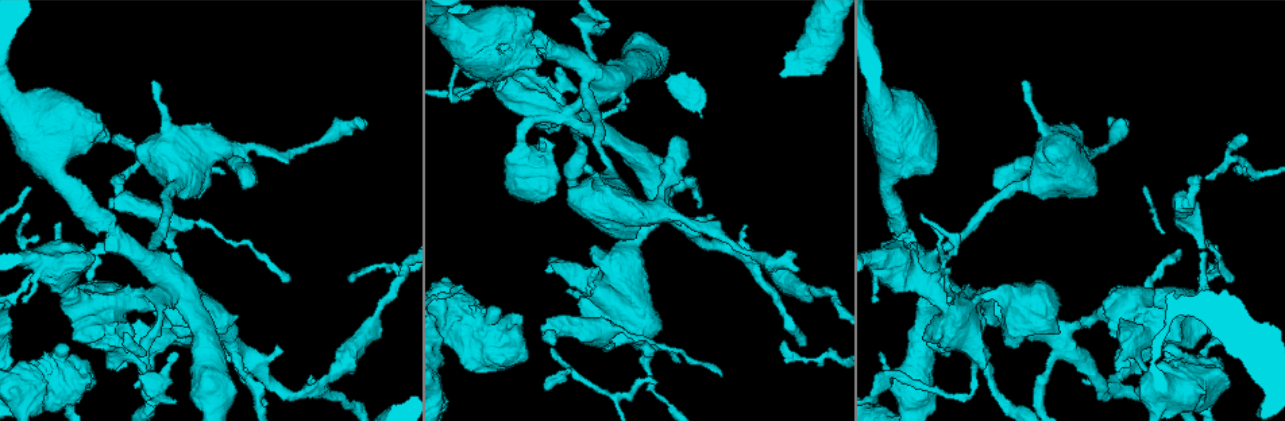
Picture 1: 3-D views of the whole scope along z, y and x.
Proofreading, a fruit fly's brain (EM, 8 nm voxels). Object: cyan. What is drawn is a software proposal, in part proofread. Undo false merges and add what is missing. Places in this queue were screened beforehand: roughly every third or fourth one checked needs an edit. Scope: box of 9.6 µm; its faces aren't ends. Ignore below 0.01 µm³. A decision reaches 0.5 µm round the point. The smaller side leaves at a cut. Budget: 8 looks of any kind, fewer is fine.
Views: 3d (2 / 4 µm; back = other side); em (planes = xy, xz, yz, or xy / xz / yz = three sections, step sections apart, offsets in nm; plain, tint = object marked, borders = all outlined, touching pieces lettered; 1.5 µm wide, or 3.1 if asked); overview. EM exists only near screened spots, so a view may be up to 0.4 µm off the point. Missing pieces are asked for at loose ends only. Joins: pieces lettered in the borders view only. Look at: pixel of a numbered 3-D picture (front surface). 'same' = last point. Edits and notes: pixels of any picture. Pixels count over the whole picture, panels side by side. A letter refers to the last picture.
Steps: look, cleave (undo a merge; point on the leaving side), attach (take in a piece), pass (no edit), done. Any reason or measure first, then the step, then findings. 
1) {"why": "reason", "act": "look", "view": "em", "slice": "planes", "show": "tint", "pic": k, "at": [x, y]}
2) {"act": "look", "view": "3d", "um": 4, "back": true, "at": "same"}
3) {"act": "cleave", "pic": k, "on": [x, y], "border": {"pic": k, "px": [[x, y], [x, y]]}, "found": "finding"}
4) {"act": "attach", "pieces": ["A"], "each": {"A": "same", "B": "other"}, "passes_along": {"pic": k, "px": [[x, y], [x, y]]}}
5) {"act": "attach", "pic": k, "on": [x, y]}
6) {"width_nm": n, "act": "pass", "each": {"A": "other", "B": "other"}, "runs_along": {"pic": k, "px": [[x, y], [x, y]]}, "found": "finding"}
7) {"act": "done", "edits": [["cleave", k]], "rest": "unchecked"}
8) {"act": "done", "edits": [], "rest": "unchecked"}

{"why": "thin end", "act": "look", "view": "3d", "um": 2, "pic": 1, "at": [152, 82]}

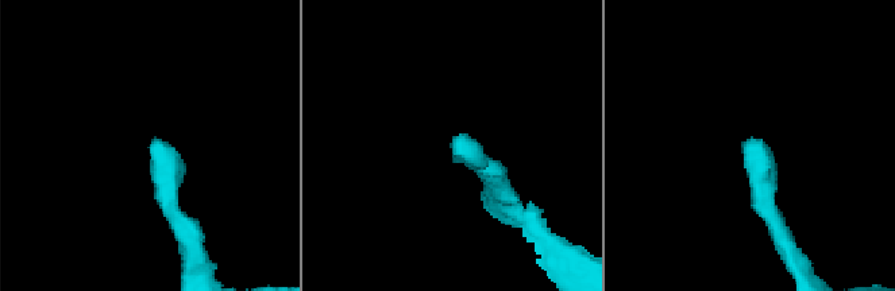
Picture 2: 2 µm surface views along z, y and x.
{"act": "look", "view": "em", "slice": "xy", "step": 4, "show": "borders", "pic": 2, "at": [460, 133]}

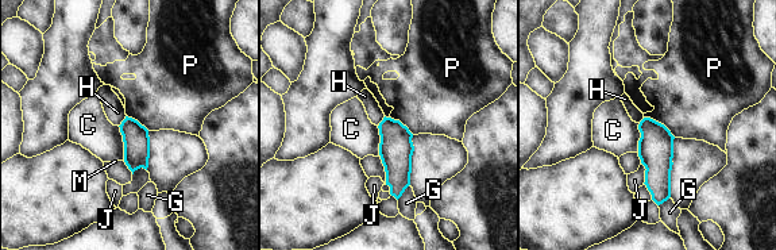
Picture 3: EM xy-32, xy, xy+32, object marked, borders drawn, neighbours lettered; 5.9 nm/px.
{"act": "pass", "each": {"C": "other", "G": "other", "H": "other", "J": "other", "M": "other", "P": "other"}, "border": {"pic": 3, "px": [[644, 116], [660, 122], [675, 137]]}, "found": "no lettered piece goes on from it"}

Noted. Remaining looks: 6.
{"why": "thick turns thin", "act": "look", "view": "em", "slice": "xz", "step": 8, "show": "borders", "pic": 1, "at": [1191, 196]}

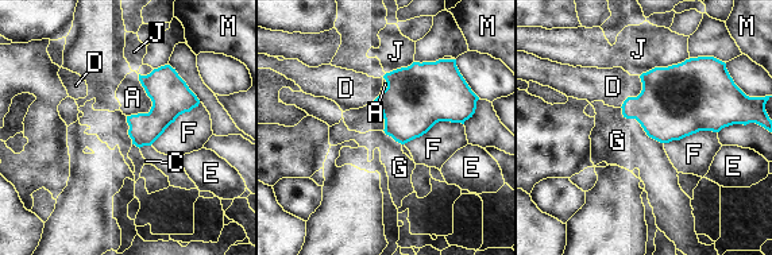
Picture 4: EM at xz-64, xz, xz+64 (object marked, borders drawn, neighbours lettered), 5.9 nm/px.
{"width_nm": 190, "act": "pass", "each": {"A": "other", "C": "other", "D": "other", "E": "other", "F": "other", "G": "other", "J": "other", "M": "other"}, "border": {"pic": 4, "px": [[463, 123], [436, 122], [404, 143]]}, "found": "continuous, no second neuron"}

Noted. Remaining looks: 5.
{"why": "an open end", "act": "look", "view": "3d", "um": 4, "pic": 1, "at": [355, 280]}

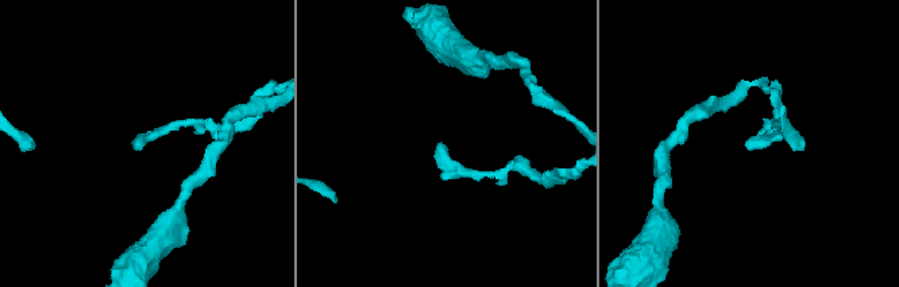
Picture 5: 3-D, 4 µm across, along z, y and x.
{"why": "now the EM", "act": "look", "view": "em", "slice": "planes", "show": "borders", "pic": 5, "at": [749, 146]}

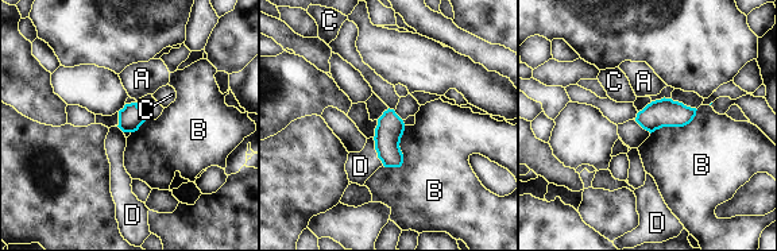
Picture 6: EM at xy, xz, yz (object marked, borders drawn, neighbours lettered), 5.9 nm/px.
{"act": "pass", "each": {"A": "other", "B": "other", "C": "other", "D": "other"}, "border": {"pic": 6, "px": [[405, 126], [402, 163], [385, 168]]}, "found": "none of them fits"}

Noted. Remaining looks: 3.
{"act": "done", "edits": [], "rest": "unchecked"}

